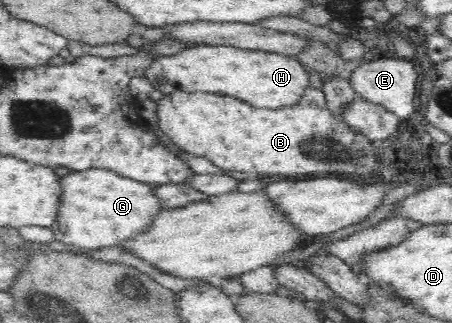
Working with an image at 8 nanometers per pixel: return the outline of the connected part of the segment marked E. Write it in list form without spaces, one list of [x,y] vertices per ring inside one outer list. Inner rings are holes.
[[[376,56],[368,62],[361,63],[357,70],[353,71],[350,84],[368,102],[385,108],[401,120],[409,120],[413,114],[417,114],[413,102],[415,102],[415,94],[417,94],[419,75],[411,60],[396,57],[386,59]]]

